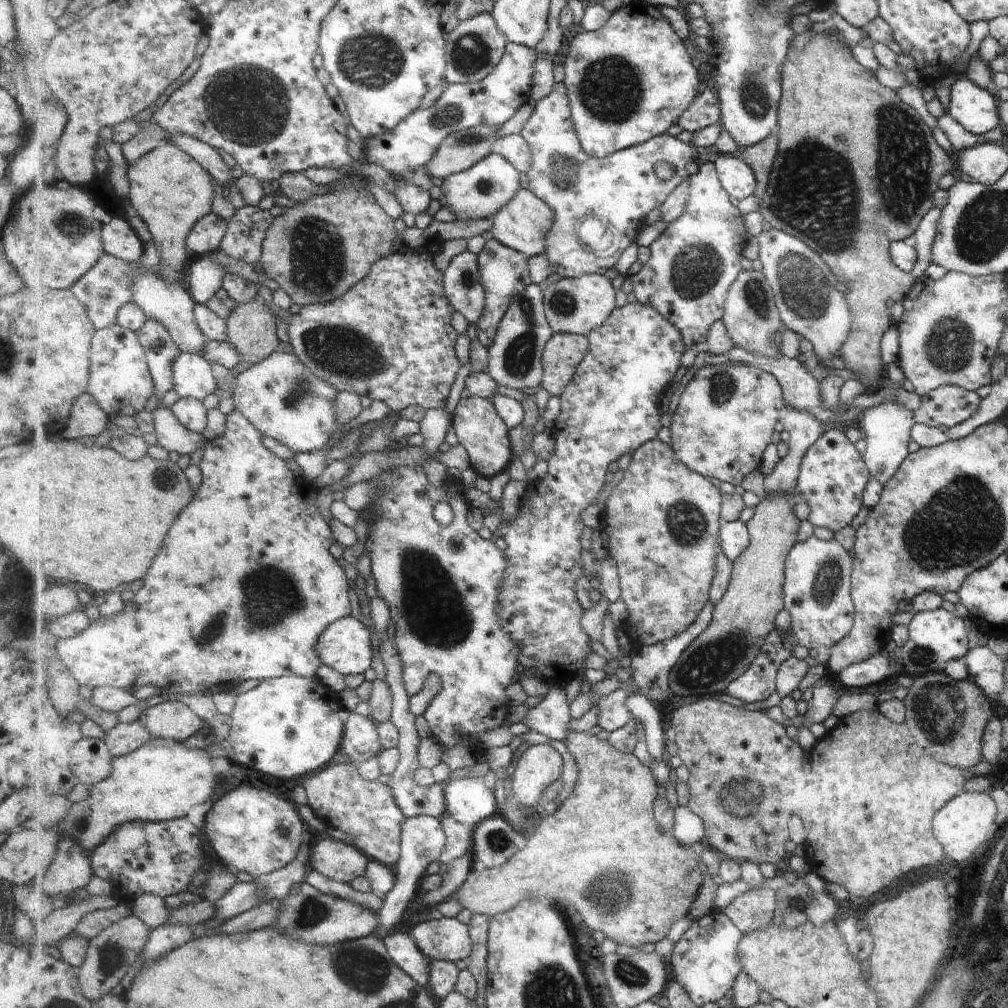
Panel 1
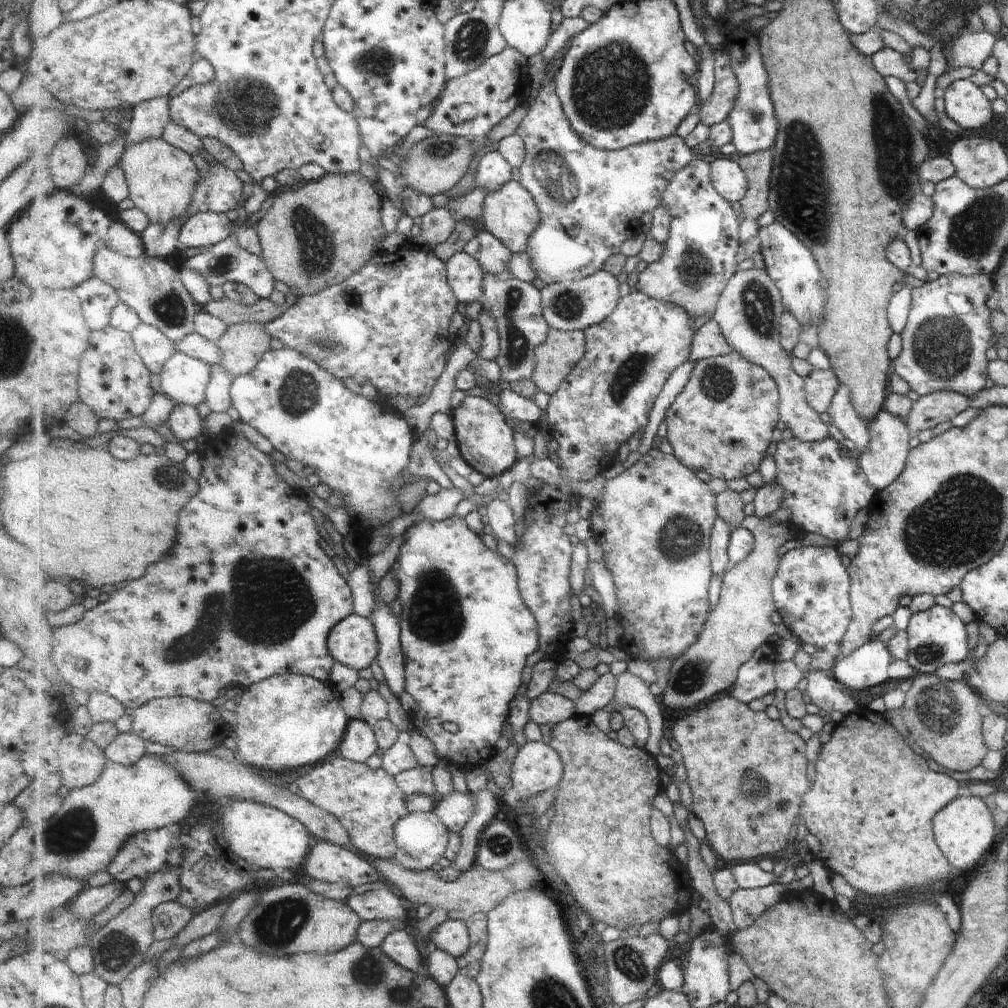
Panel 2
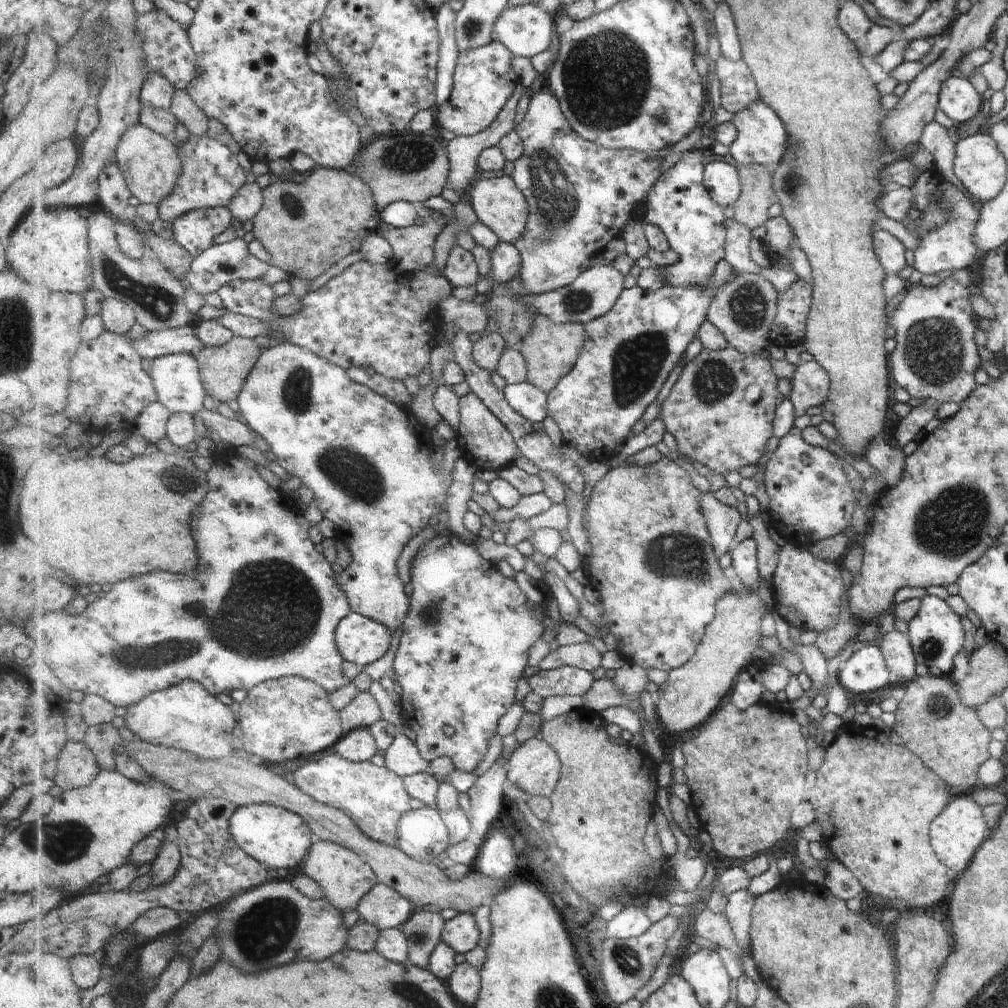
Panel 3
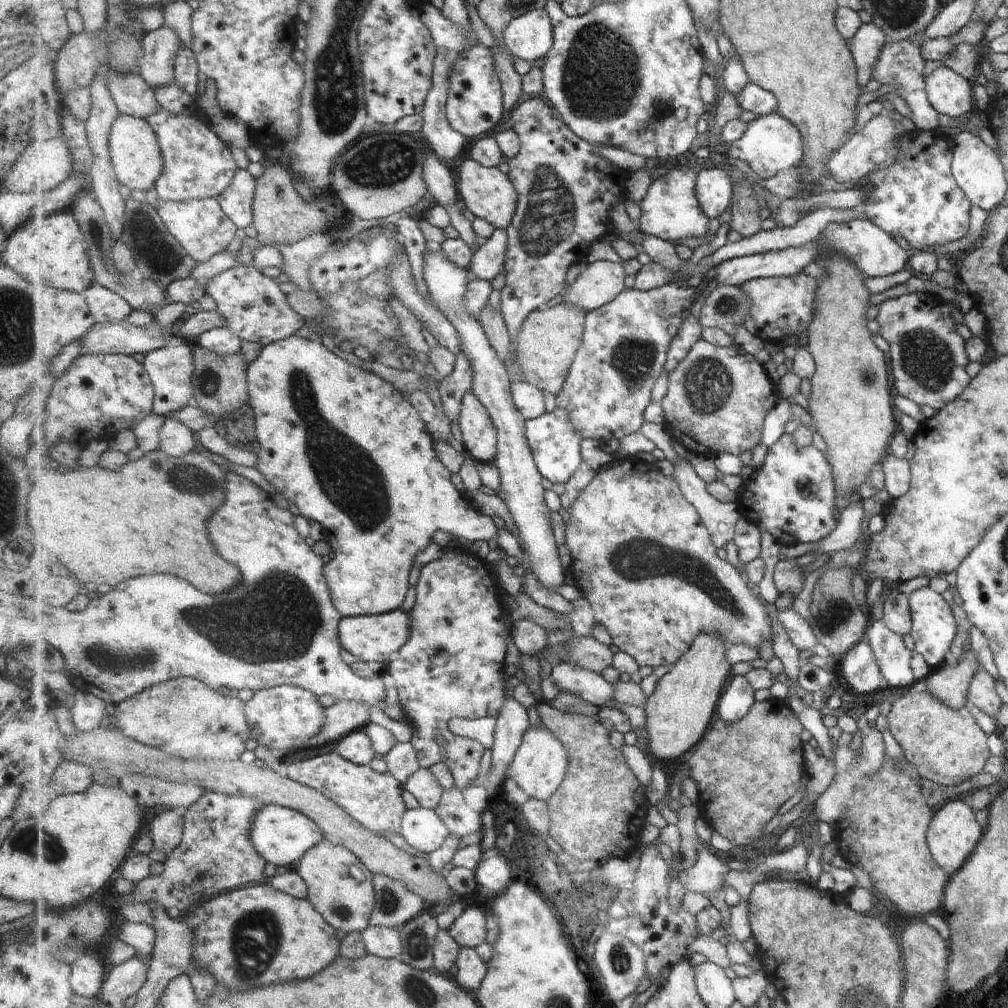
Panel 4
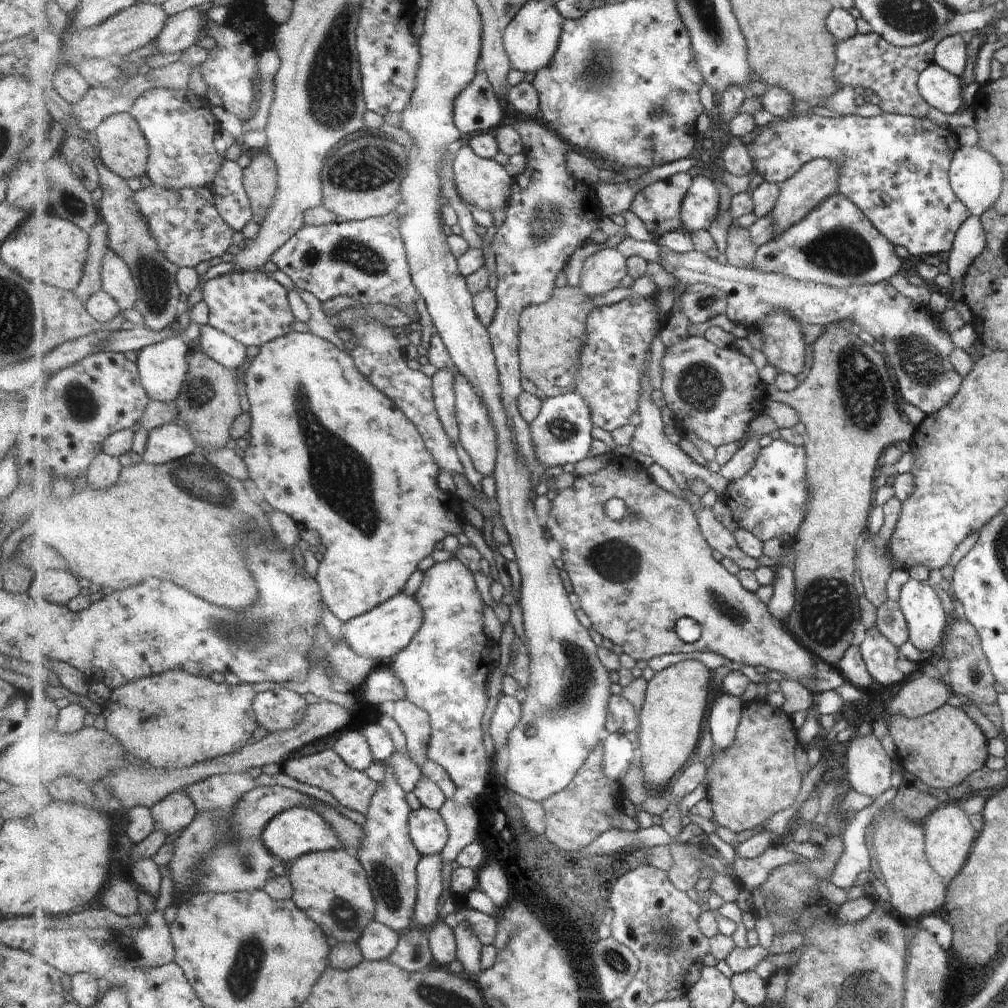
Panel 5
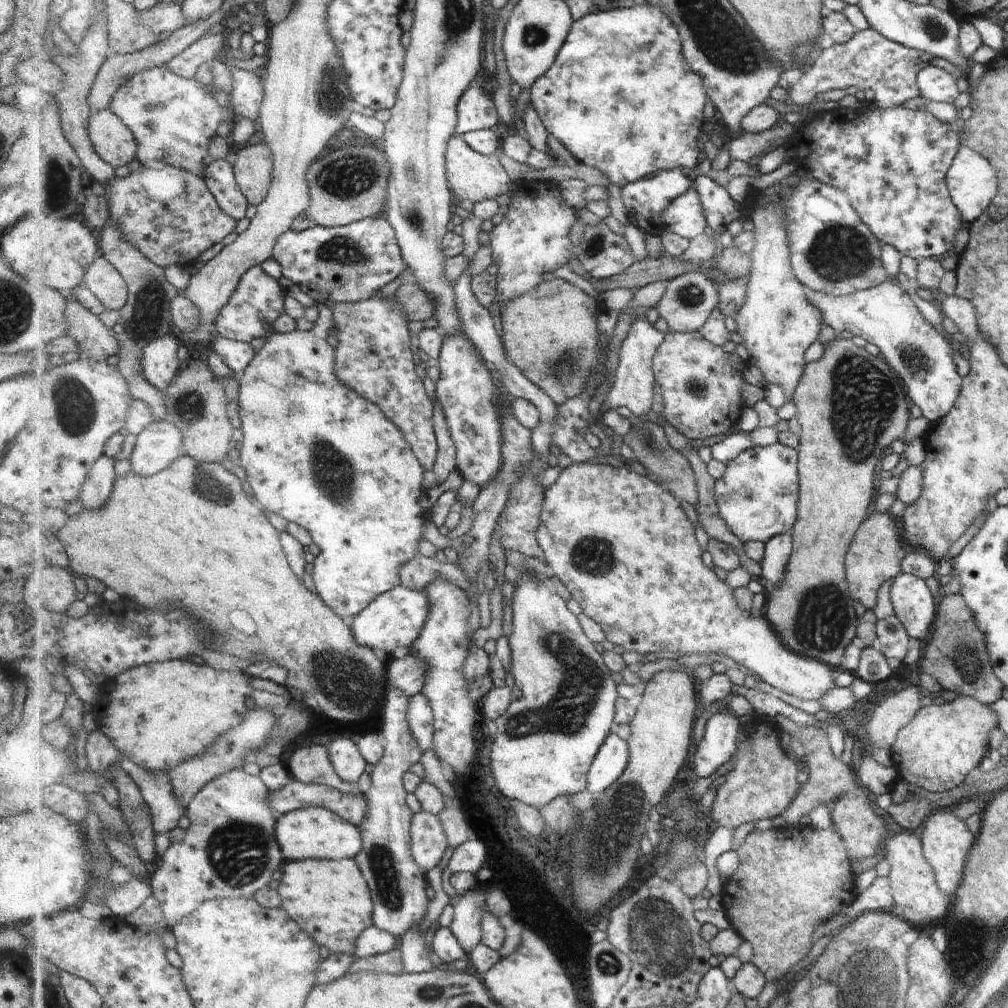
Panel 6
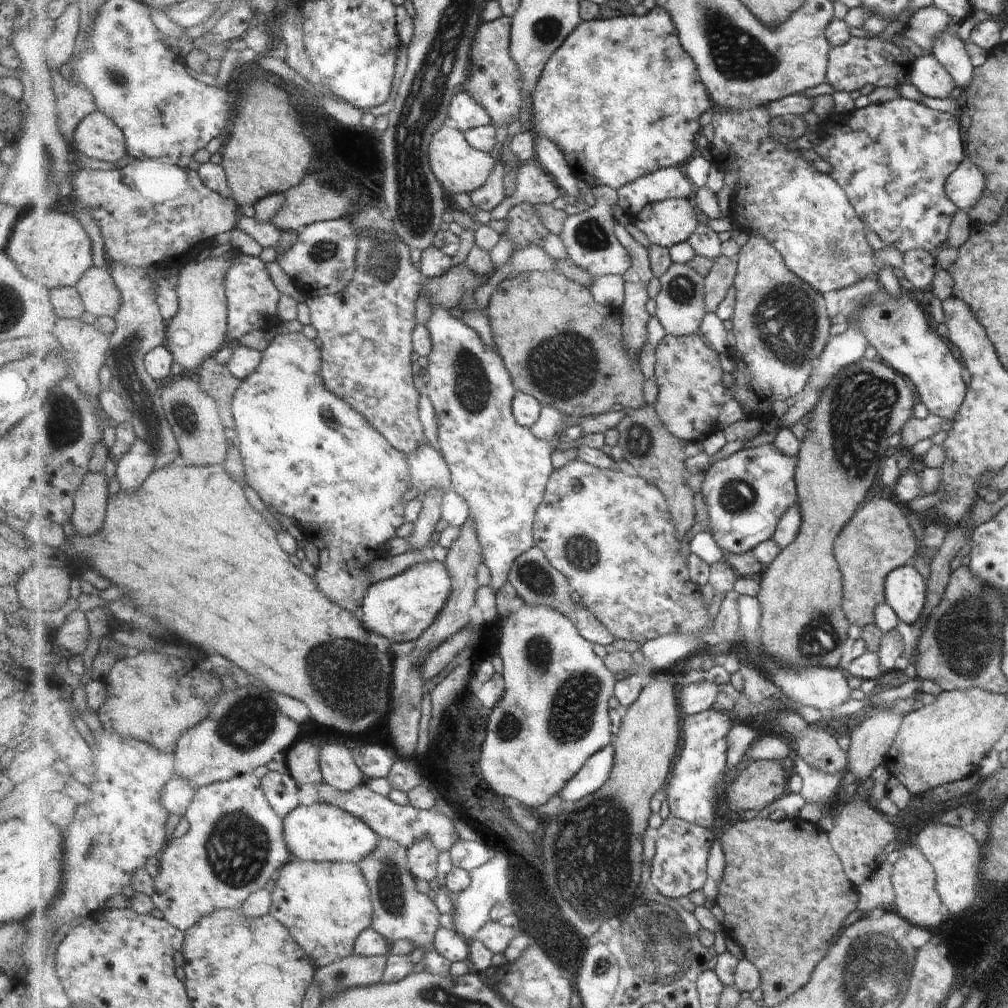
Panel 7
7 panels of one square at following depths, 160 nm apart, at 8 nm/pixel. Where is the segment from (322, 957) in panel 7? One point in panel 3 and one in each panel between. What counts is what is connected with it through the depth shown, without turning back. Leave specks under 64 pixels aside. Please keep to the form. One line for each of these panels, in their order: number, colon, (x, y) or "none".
3: (345, 878)
4: (341, 887)
5: (332, 887)
6: (331, 899)

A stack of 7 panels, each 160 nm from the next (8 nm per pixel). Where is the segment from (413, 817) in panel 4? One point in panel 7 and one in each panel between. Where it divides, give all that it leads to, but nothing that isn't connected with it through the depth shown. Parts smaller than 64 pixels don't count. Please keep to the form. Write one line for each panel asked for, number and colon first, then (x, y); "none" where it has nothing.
5: (429, 832)
6: (429, 842)
7: (422, 856)

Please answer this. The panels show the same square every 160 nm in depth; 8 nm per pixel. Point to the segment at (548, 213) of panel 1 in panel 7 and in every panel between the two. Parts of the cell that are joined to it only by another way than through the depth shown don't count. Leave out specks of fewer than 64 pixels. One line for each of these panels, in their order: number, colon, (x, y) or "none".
2: (510, 213)
3: (498, 202)
4: (488, 193)
5: (485, 184)
6: (473, 176)
7: (460, 168)

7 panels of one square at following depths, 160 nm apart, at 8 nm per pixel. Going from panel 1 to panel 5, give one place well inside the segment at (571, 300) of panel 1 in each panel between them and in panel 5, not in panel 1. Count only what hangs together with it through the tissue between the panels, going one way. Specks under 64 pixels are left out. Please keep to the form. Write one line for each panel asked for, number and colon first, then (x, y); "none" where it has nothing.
2: (572, 305)
3: (595, 293)
4: (599, 283)
5: (604, 270)

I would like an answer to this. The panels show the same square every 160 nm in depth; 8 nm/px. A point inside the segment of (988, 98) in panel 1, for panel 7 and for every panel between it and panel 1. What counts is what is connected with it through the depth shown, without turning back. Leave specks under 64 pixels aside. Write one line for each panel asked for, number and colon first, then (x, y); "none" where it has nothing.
2: (965, 105)
3: (957, 99)
4: (947, 93)
5: (941, 90)
6: (933, 84)
7: (926, 74)

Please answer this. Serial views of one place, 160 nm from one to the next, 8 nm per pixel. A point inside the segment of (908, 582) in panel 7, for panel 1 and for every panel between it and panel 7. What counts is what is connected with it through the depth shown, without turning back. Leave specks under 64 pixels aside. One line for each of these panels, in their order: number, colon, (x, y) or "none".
1: (934, 637)
2: (935, 637)
3: (935, 635)
4: (932, 627)
5: (925, 620)
6: (912, 604)

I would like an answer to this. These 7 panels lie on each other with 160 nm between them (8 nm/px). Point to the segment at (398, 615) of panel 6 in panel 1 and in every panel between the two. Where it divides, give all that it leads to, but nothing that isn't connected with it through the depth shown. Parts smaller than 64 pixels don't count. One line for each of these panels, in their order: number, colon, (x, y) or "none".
1: (345, 645)
2: (353, 643)
3: (361, 640)
4: (370, 638)
5: (381, 634)

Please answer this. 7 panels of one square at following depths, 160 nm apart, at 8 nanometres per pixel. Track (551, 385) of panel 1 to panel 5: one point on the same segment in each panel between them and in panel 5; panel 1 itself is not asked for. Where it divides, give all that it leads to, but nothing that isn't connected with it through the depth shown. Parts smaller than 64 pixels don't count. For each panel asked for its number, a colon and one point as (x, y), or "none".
2: (558, 356)
3: (552, 351)
4: (550, 339)
5: (553, 335)

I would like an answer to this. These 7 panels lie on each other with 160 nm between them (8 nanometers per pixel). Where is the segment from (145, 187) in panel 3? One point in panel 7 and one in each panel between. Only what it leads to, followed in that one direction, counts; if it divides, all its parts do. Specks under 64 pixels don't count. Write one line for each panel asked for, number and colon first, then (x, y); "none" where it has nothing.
4: (135, 149)
5: (123, 148)
6: (112, 139)
7: (97, 136)

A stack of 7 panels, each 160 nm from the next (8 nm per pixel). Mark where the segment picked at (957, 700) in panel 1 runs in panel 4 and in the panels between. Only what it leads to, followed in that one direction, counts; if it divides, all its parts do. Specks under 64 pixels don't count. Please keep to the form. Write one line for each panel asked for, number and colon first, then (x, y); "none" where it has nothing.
2: (941, 716)
3: (946, 736)
4: (946, 746)

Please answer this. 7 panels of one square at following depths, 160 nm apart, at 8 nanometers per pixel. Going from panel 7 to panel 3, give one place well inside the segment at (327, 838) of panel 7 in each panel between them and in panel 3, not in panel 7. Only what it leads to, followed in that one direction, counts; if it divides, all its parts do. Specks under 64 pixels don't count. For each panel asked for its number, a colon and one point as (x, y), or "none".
3: (273, 835)
4: (283, 836)
5: (298, 831)
6: (312, 833)

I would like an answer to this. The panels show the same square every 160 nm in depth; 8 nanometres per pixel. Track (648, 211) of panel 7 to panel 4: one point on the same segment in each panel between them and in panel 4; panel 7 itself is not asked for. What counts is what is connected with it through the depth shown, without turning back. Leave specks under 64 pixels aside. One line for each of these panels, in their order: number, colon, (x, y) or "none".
4: (714, 189)
5: (701, 205)
6: (685, 217)

